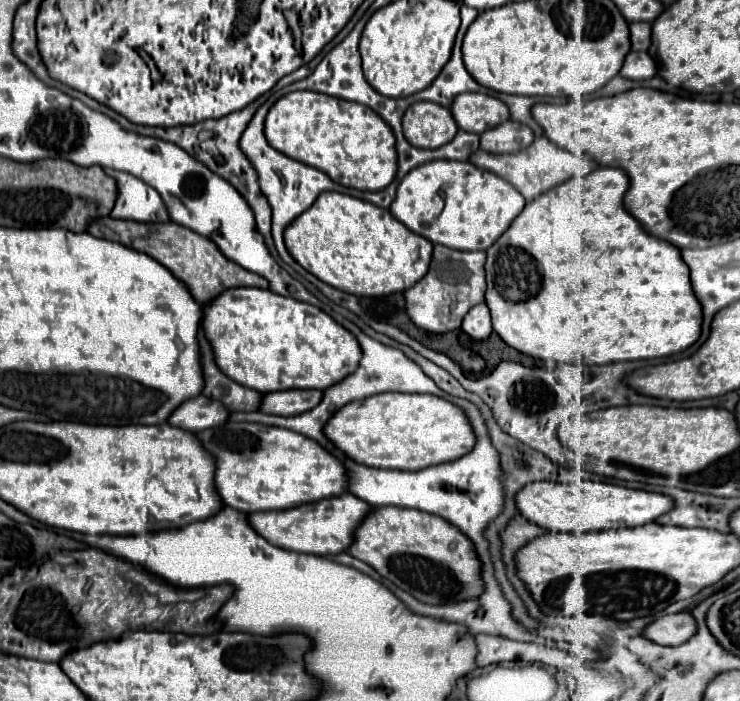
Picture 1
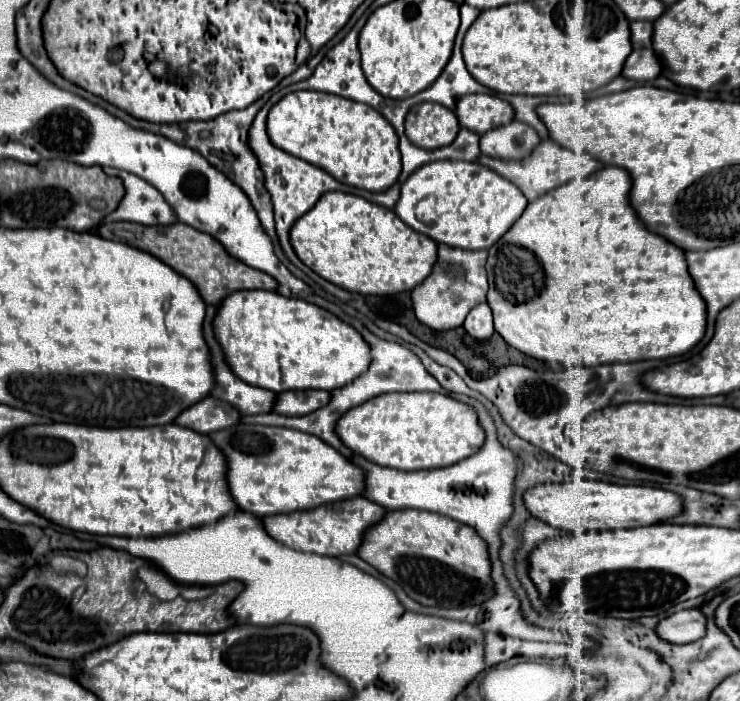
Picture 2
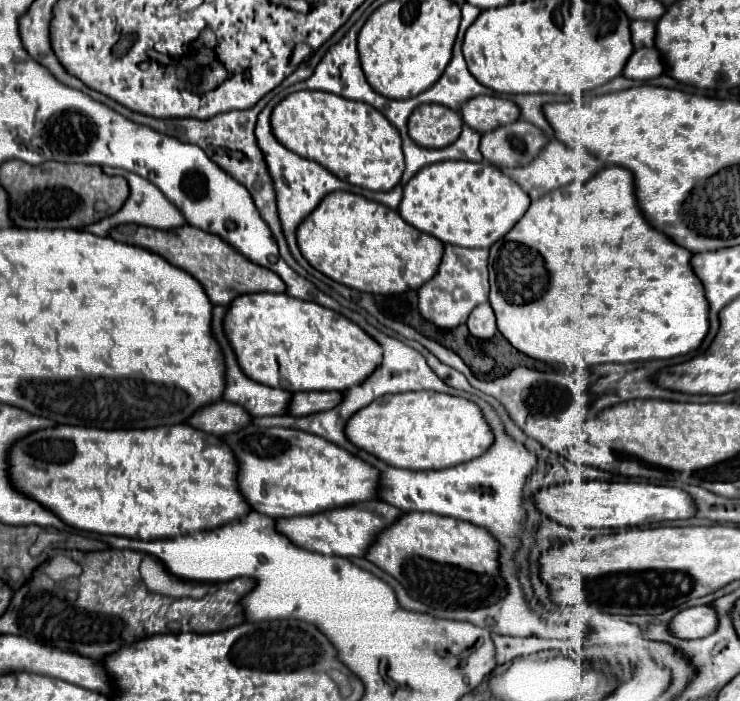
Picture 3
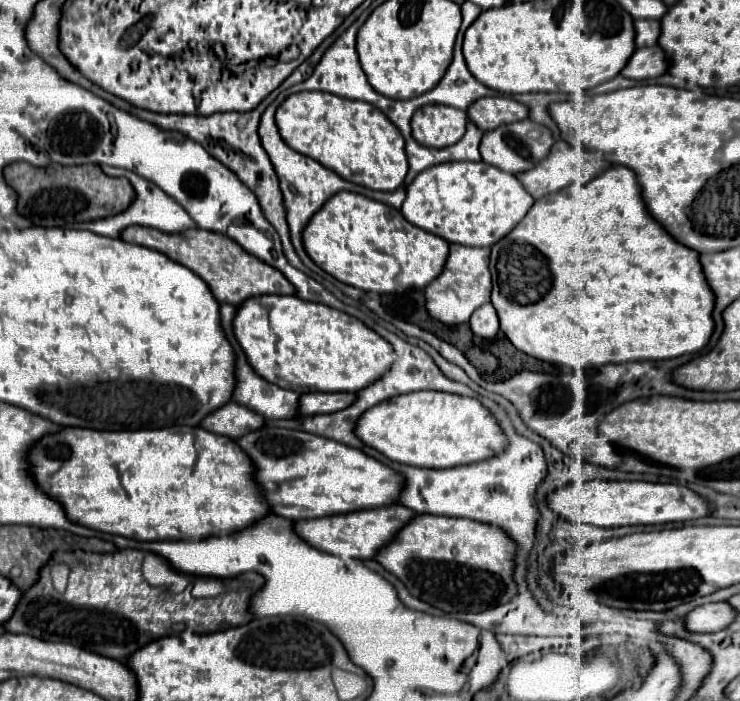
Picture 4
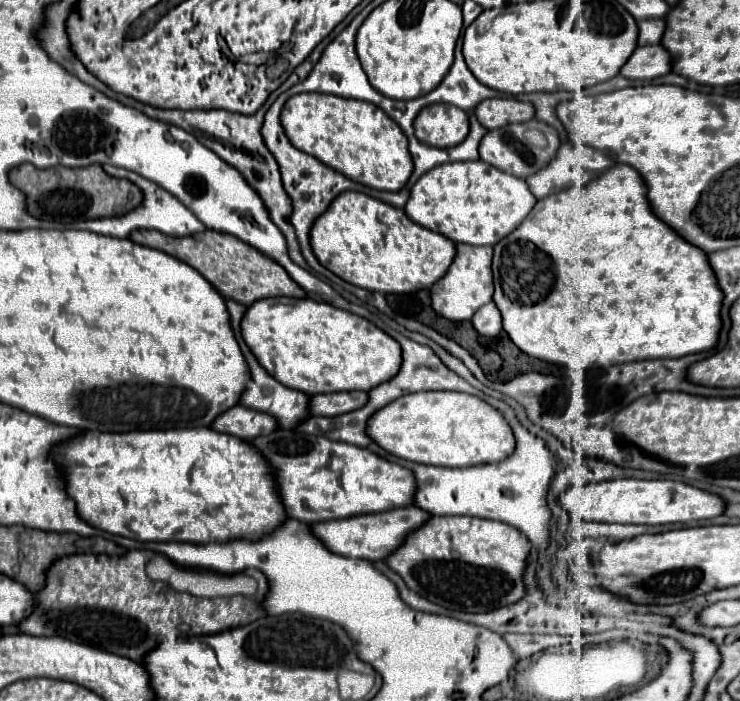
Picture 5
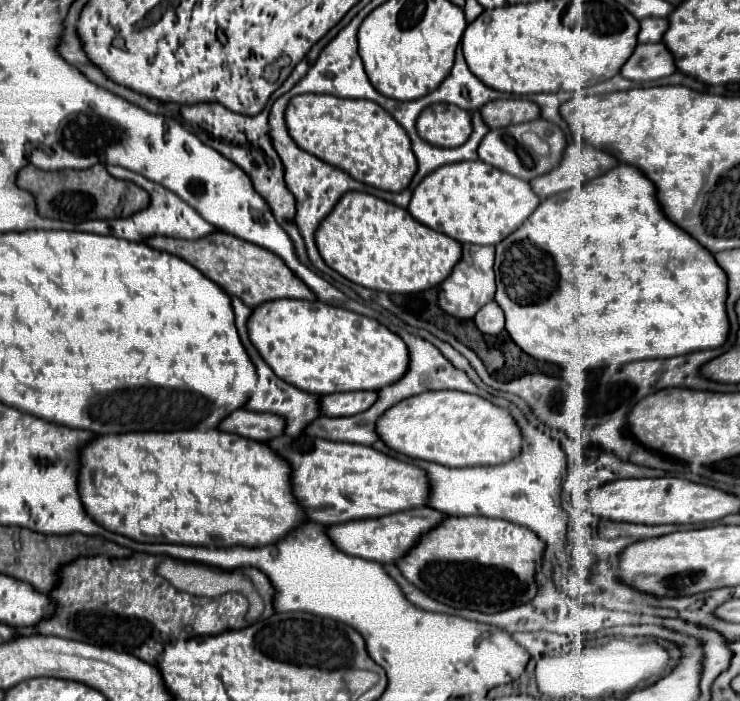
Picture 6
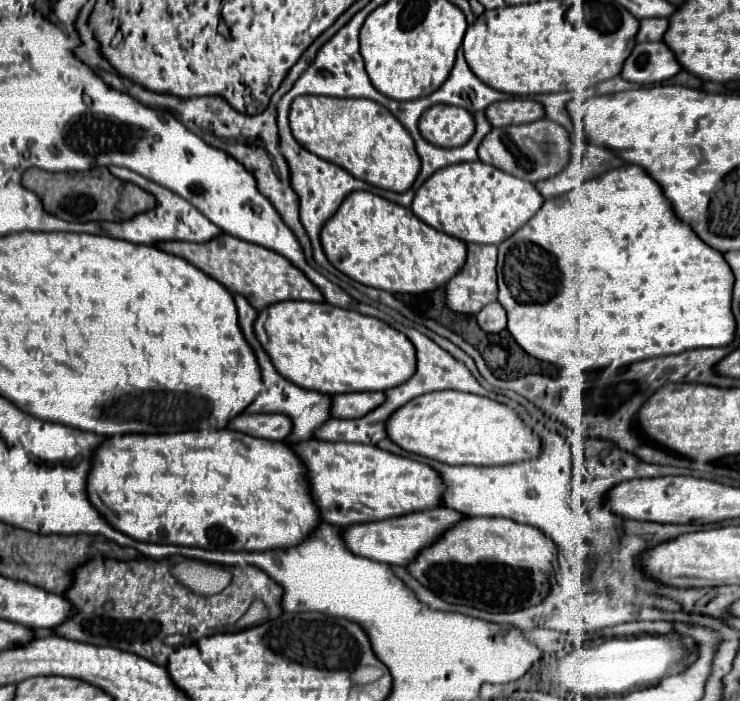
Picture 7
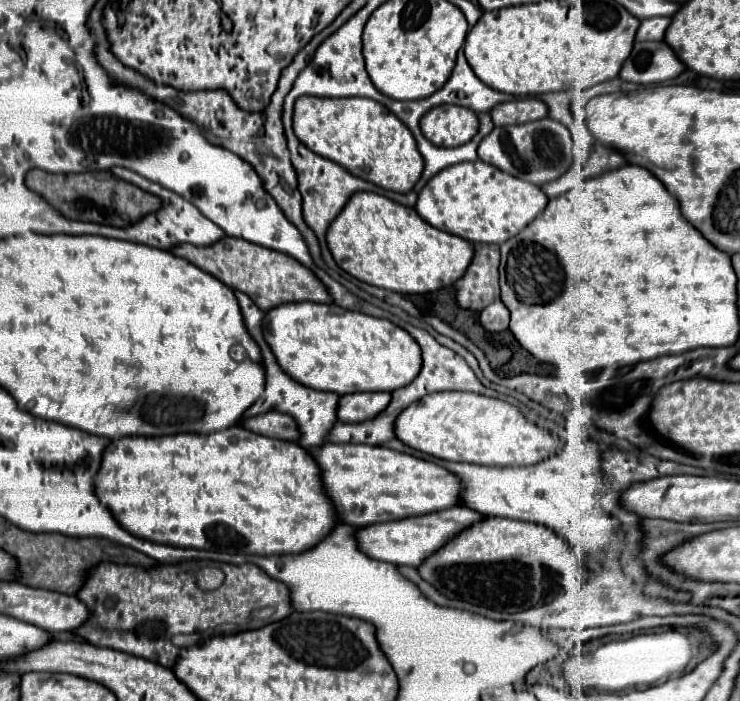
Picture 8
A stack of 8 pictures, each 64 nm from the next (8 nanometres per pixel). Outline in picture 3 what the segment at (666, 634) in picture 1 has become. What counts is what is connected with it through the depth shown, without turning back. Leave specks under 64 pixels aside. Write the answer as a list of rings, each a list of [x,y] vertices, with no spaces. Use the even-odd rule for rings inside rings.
[[[694,606],[688,610],[680,610],[670,622],[668,630],[672,636],[682,640],[696,640],[708,636],[718,624],[718,618],[708,606]]]

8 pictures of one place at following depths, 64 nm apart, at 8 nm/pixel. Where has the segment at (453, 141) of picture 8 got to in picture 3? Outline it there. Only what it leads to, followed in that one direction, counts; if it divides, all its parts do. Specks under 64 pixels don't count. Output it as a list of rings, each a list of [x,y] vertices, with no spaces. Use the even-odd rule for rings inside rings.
[[[422,104],[408,118],[408,136],[424,148],[450,146],[462,132],[462,116],[442,104]]]

